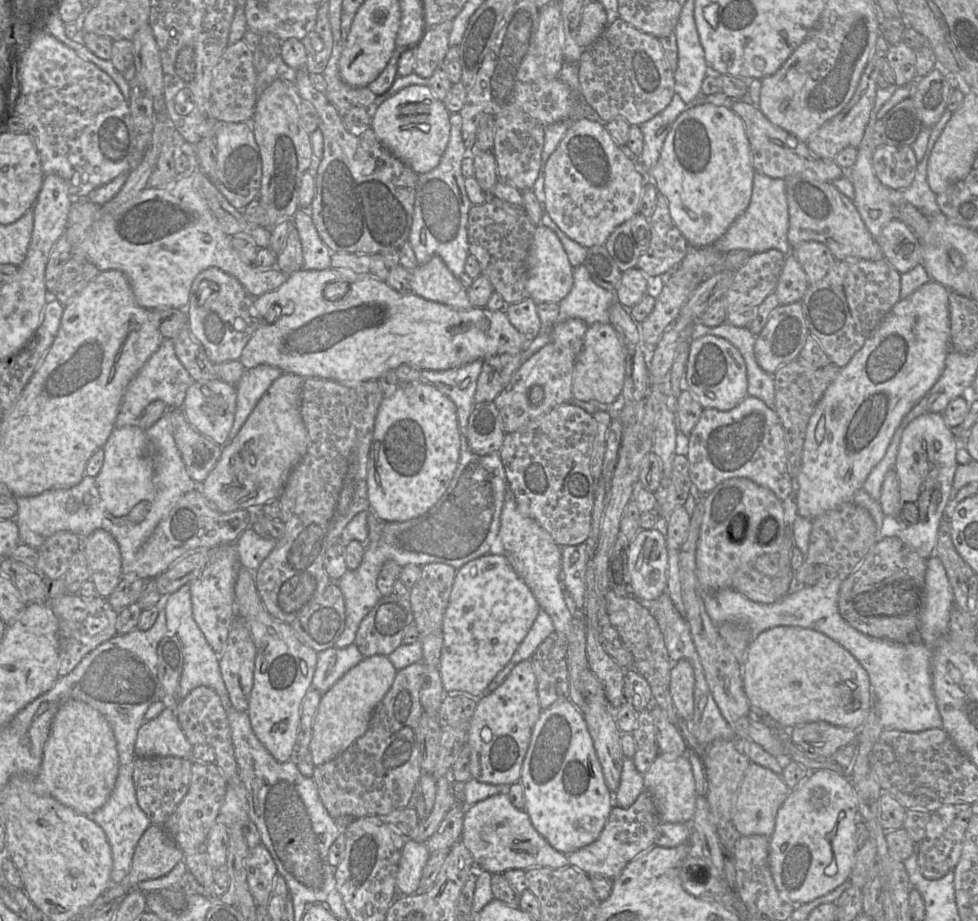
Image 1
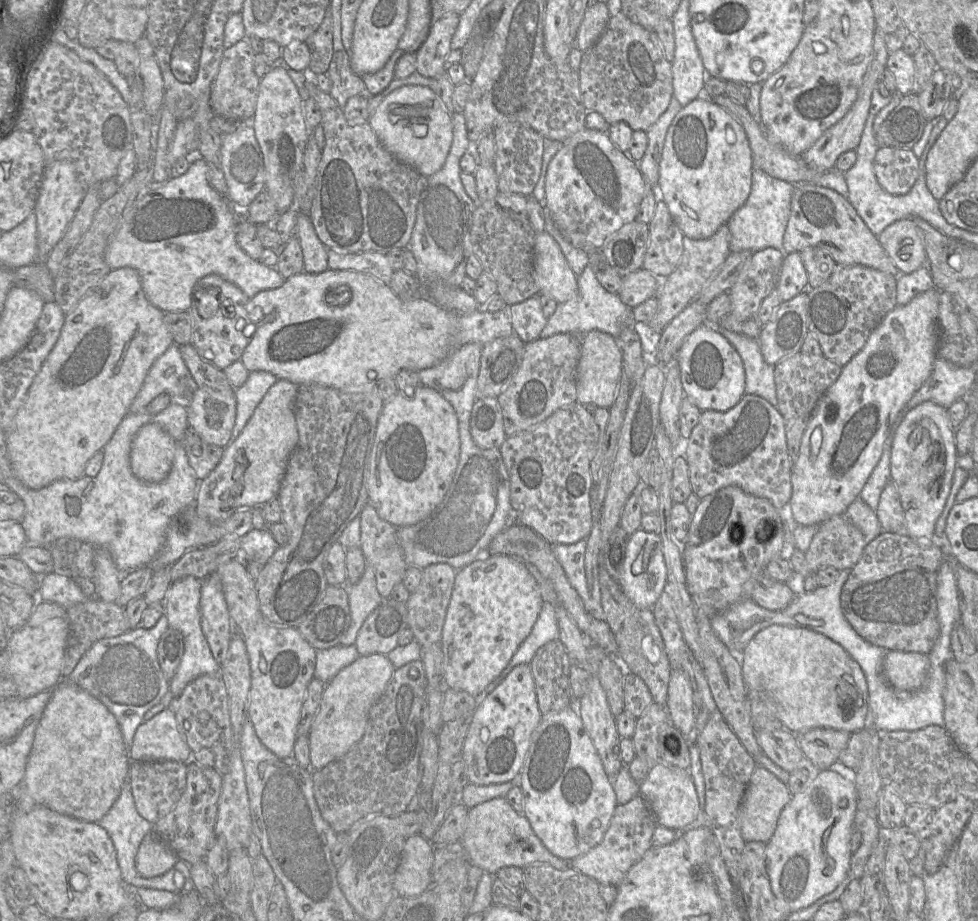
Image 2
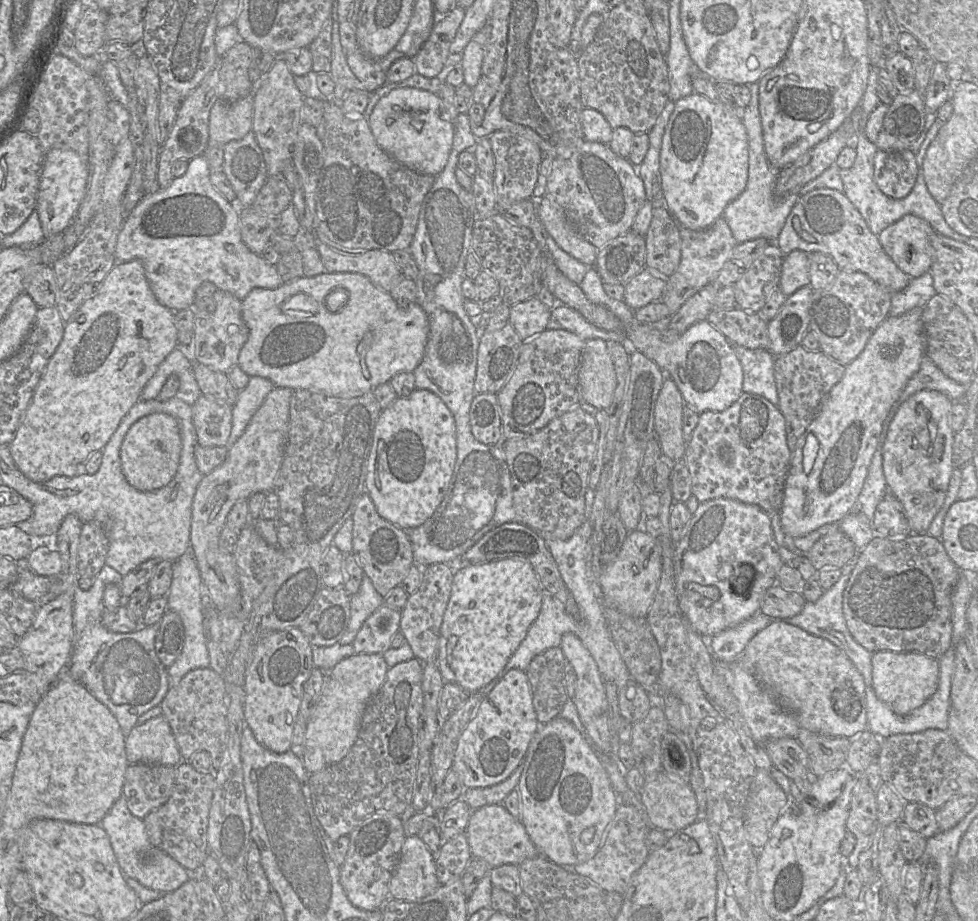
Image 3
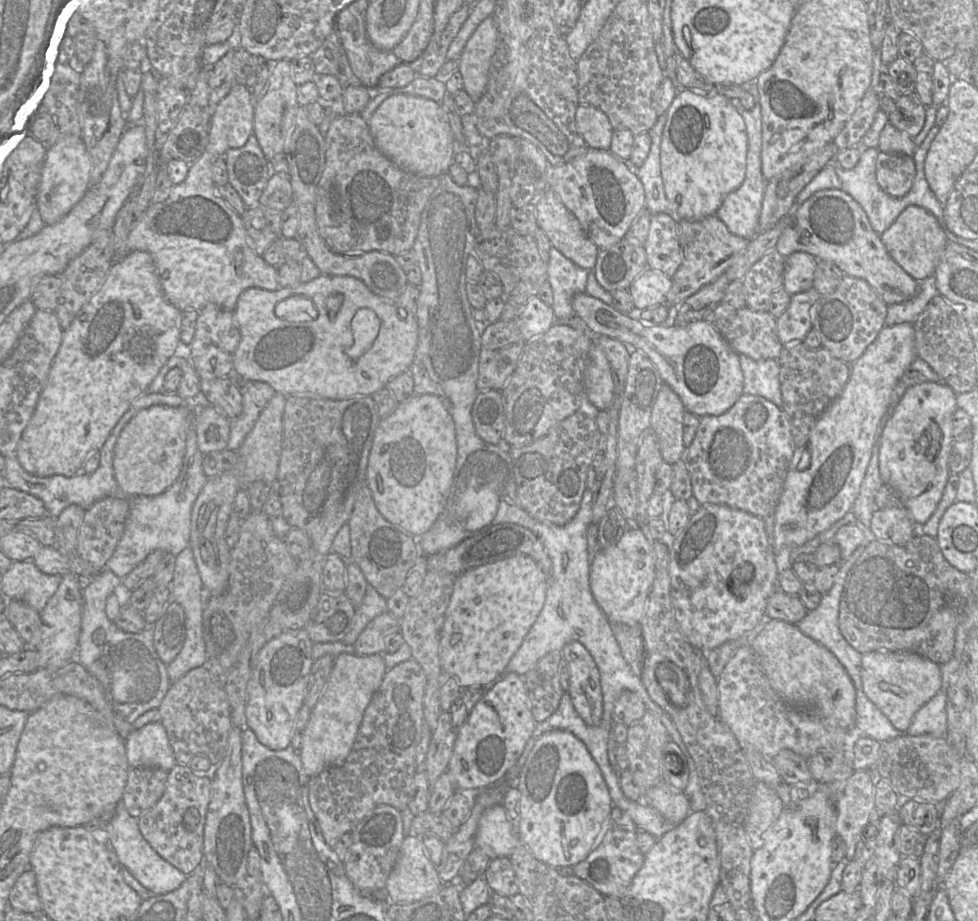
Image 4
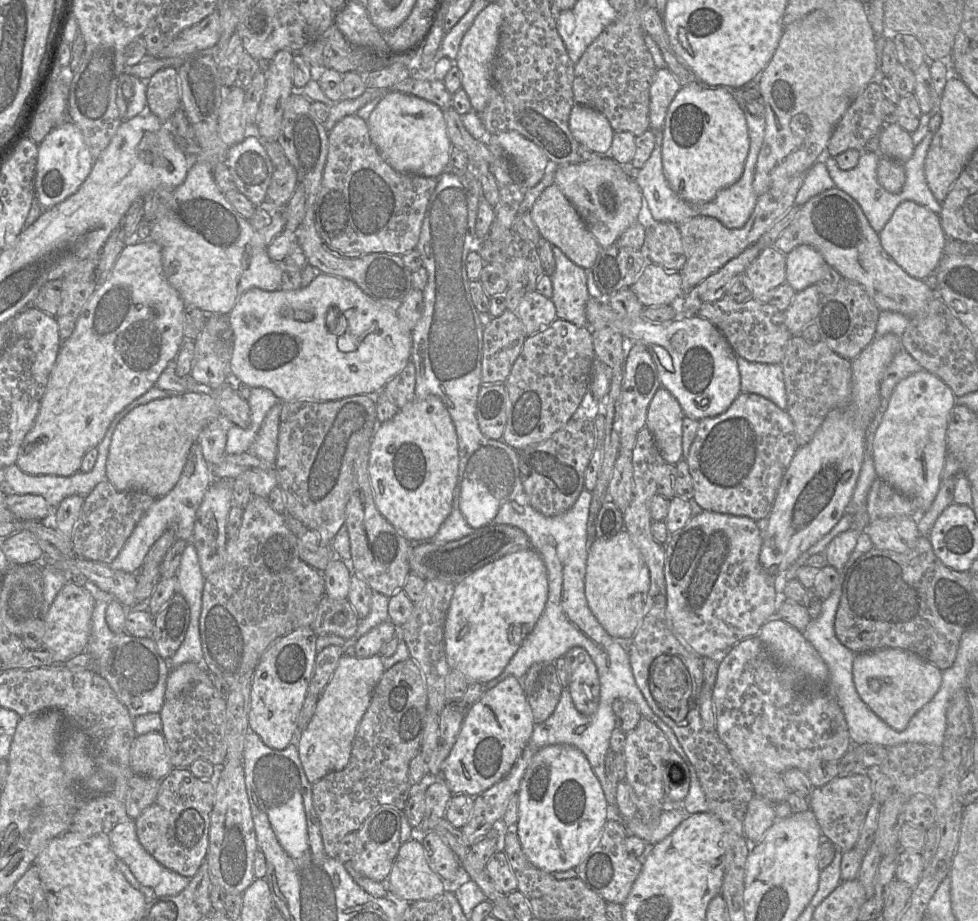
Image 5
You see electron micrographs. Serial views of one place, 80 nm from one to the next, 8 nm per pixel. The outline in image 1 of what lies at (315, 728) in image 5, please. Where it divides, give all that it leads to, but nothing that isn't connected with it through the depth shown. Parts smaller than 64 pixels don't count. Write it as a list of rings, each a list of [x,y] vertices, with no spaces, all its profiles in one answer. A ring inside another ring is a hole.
[[[387,656],[364,657],[322,696],[309,745],[315,767],[335,759],[365,734],[375,707],[389,691],[396,673]]]

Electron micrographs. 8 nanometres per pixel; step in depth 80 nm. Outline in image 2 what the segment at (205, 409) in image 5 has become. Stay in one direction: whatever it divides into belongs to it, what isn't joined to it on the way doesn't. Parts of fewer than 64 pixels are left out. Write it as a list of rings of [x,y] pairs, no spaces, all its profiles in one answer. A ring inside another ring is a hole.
[[[156,423],[143,425],[130,451],[132,473],[145,483],[160,483],[168,476],[175,455],[175,441]]]

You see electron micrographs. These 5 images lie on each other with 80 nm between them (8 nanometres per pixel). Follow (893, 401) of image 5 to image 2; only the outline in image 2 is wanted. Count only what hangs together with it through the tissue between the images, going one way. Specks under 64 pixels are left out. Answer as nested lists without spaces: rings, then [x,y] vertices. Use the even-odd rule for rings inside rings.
[[[925,401],[911,409],[895,431],[891,449],[891,481],[897,488],[904,512],[904,531],[917,541],[938,541],[934,538],[935,524],[949,496],[957,458],[955,429],[948,411],[934,402]]]

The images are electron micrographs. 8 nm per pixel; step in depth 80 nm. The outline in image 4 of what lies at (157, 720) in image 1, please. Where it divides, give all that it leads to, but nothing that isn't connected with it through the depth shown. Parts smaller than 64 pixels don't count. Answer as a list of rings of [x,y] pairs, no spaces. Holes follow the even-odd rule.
[[[152,722],[140,729],[132,729],[125,739],[129,768],[157,767],[169,772],[176,760],[161,722]]]

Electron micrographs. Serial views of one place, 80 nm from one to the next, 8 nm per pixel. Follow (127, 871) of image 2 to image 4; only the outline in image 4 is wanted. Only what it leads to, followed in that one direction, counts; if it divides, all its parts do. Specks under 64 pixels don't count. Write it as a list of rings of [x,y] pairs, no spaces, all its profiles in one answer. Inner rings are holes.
[[[120,800],[115,806],[112,819],[105,826],[109,841],[118,858],[120,865],[146,889],[154,895],[163,895],[178,889],[187,876],[164,860],[143,838],[138,827],[138,818],[132,817]]]

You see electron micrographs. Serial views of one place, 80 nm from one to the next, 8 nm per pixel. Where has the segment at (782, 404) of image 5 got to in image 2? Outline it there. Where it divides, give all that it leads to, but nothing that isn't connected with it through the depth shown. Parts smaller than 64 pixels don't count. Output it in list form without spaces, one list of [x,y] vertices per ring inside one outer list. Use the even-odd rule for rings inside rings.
[[[717,327],[717,330],[734,346],[745,368],[745,393],[766,399],[777,407],[775,366],[767,363],[762,355],[758,339]]]

